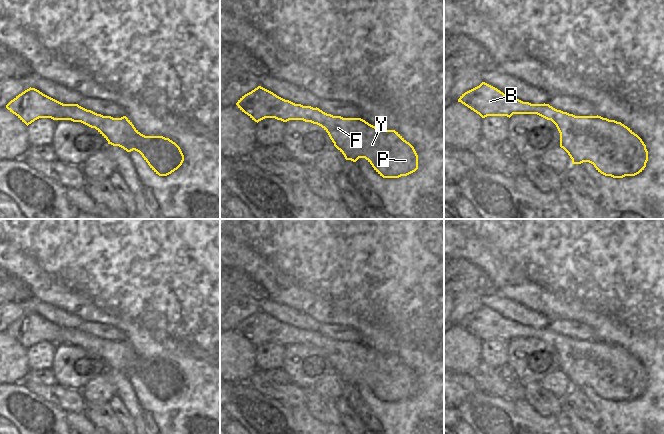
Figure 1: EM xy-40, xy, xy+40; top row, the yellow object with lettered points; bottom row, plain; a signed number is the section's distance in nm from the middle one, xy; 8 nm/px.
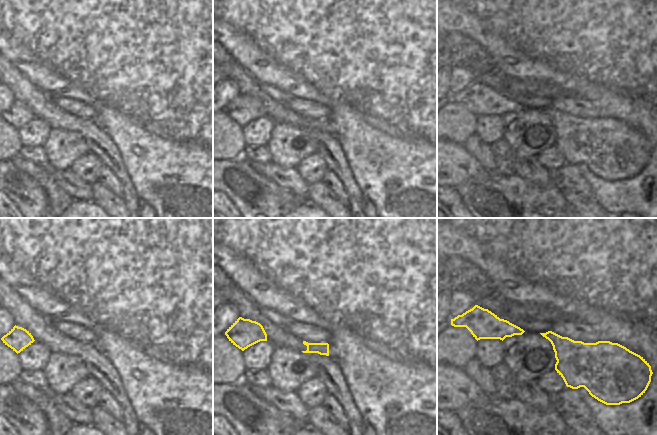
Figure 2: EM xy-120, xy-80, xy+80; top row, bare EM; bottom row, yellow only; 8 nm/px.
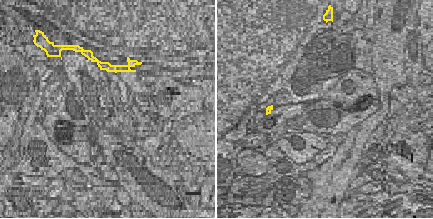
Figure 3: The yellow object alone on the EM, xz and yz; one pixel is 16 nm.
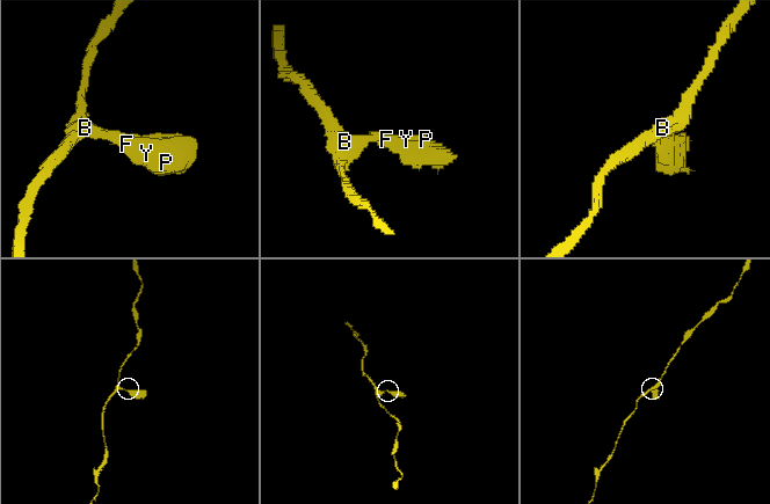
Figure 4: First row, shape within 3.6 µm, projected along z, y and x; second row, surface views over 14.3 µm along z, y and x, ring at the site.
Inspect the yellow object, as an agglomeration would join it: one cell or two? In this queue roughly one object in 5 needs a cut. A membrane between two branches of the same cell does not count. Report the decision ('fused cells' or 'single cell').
single cell

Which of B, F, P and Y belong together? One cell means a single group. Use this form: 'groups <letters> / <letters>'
groups B F P Y

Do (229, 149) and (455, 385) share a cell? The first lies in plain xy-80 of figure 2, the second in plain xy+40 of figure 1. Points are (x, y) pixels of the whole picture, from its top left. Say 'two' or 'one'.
two

